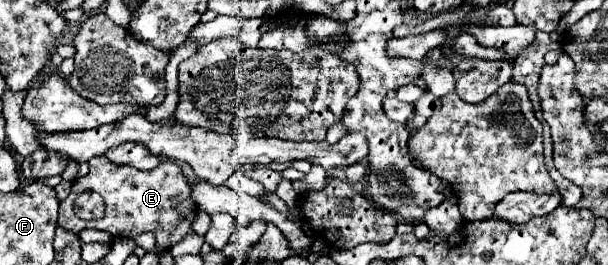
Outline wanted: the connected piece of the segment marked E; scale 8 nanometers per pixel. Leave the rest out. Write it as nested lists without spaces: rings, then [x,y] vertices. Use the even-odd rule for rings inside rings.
[[[99,155],[89,161],[89,173],[73,181],[69,197],[59,207],[59,225],[67,231],[81,233],[83,229],[99,229],[117,237],[135,239],[139,233],[151,231],[157,239],[157,249],[171,249],[189,231],[195,219],[195,205],[185,173],[173,161],[161,161],[151,171],[135,171],[127,165],[111,165],[107,157]],[[83,191],[97,191],[105,199],[105,217],[99,223],[87,223],[73,213],[73,197]]]

